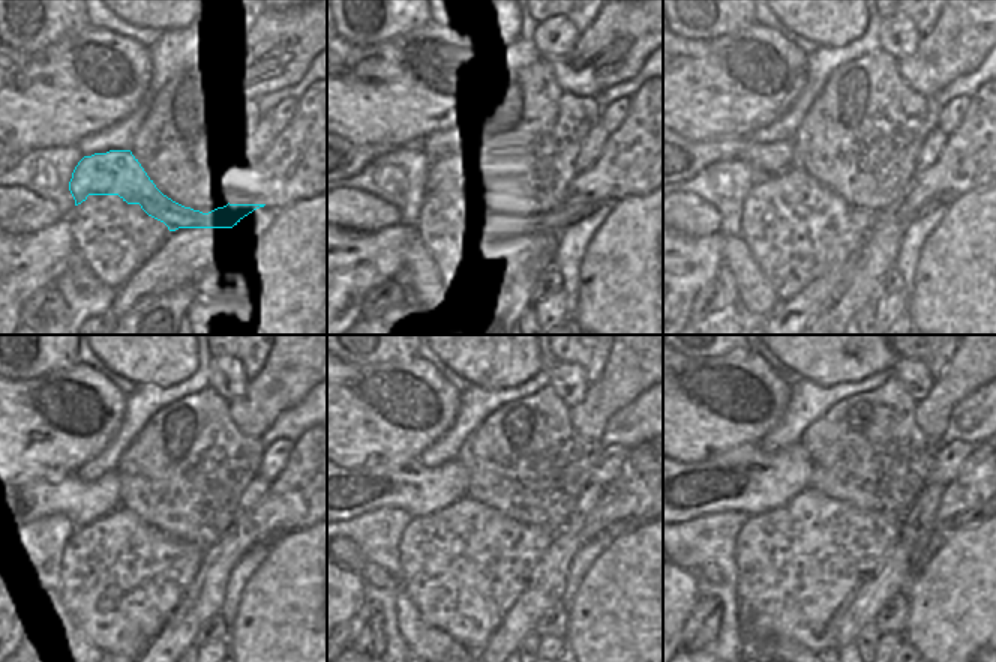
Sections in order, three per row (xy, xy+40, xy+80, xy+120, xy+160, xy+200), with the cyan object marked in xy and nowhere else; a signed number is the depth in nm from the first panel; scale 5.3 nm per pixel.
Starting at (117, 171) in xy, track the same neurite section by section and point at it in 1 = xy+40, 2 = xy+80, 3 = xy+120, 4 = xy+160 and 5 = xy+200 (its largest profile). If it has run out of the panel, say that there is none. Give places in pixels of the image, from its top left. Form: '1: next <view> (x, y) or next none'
1: next xy+40 (453, 165)
2: next xy+80 (932, 204)
3: next xy+120 (273, 536)
4: next xy+160 (624, 526)
5: next xy+200 (968, 518)

